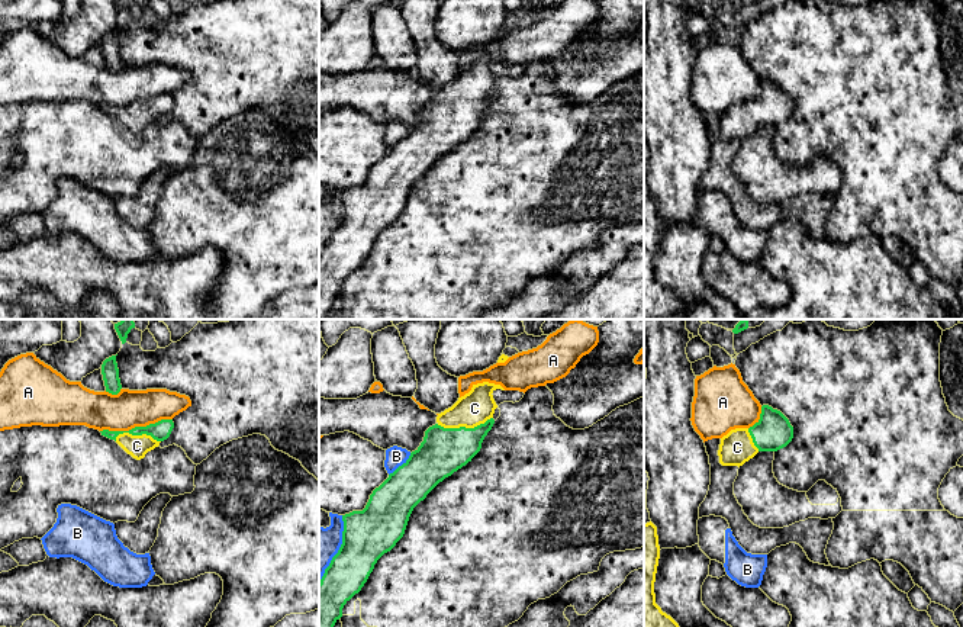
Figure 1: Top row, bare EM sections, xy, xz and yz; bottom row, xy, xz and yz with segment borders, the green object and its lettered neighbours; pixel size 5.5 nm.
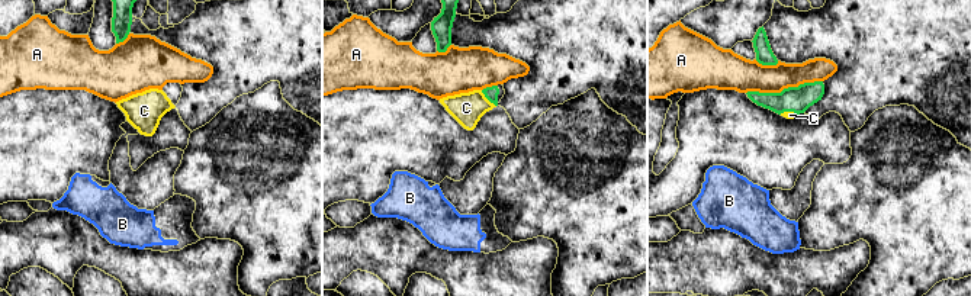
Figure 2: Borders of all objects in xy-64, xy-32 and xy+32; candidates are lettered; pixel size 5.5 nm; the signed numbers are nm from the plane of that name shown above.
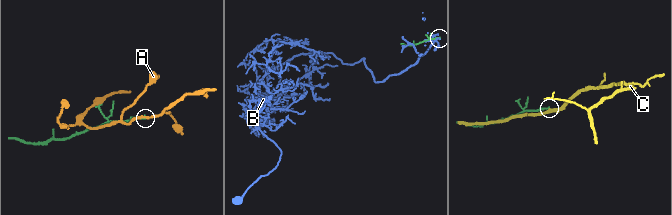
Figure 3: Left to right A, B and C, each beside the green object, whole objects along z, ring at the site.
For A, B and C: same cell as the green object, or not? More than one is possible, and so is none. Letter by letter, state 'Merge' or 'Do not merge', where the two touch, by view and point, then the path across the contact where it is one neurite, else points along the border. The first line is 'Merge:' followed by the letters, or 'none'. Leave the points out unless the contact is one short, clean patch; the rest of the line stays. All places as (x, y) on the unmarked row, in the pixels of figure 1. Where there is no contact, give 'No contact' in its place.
Merge: C
A: Do not merge. Touches green at xy (135, 102)
B: Do not merge. Touches green at xz (402, 140)
C: Merge. Touches green at xz (464, 102). Path across: xz (443, 126), (464, 102), (474, 83)

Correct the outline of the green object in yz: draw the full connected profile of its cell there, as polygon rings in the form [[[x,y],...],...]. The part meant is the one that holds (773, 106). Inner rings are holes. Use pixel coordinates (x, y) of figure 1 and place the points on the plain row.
[[[769,80],[761,81],[760,94],[750,103],[735,103],[721,113],[718,131],[722,141],[743,141],[759,126],[777,126],[793,113],[789,94]]]

